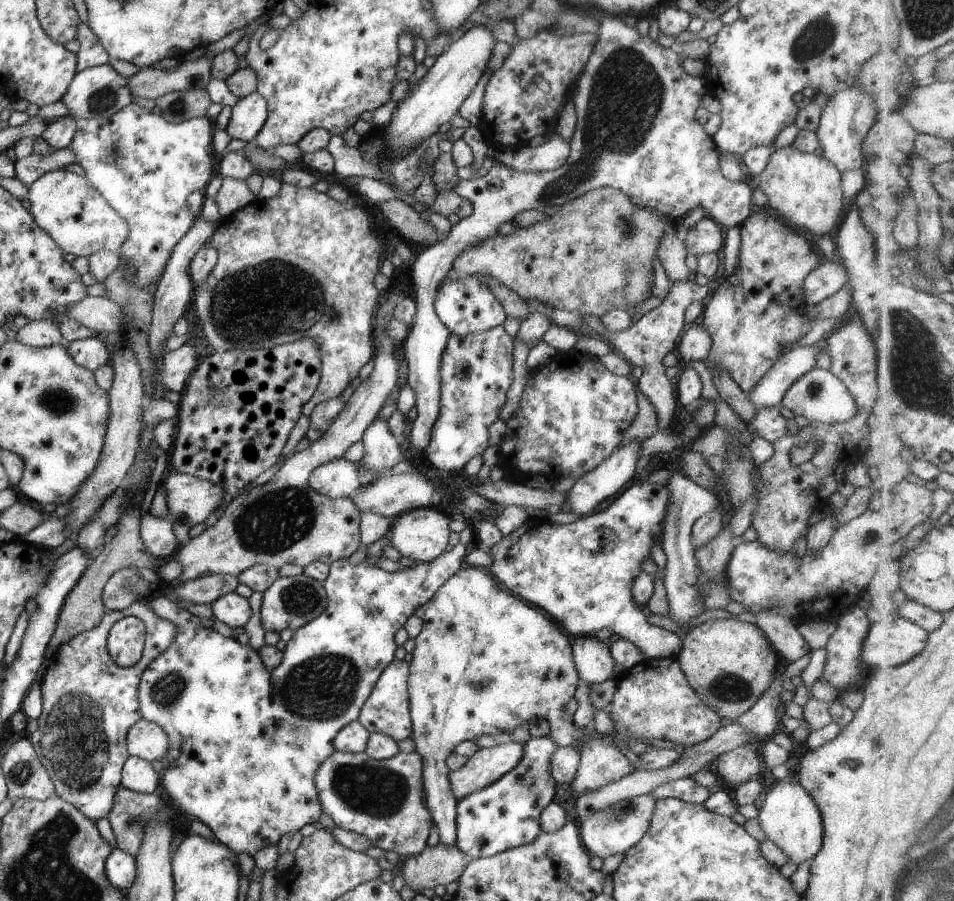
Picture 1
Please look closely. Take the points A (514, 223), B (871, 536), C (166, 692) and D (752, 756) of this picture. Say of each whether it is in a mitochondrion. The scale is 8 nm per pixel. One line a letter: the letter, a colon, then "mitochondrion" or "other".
A: other
B: mitochondrion
C: mitochondrion
D: other

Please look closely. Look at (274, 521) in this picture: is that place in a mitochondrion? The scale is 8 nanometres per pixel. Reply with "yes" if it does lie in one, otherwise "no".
yes

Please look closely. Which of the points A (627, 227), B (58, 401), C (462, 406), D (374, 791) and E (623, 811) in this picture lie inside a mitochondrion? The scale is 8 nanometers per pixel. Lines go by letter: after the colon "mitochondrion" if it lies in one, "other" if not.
A: mitochondrion
B: mitochondrion
C: mitochondrion
D: mitochondrion
E: mitochondrion

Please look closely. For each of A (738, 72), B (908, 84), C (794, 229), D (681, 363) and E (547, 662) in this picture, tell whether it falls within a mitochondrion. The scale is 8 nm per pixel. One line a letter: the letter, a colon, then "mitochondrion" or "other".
A: other
B: other
C: other
D: other
E: other

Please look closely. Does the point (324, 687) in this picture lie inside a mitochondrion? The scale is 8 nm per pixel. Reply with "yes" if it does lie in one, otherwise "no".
yes

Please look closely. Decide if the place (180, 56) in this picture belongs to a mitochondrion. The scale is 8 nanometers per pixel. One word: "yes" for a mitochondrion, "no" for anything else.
no

